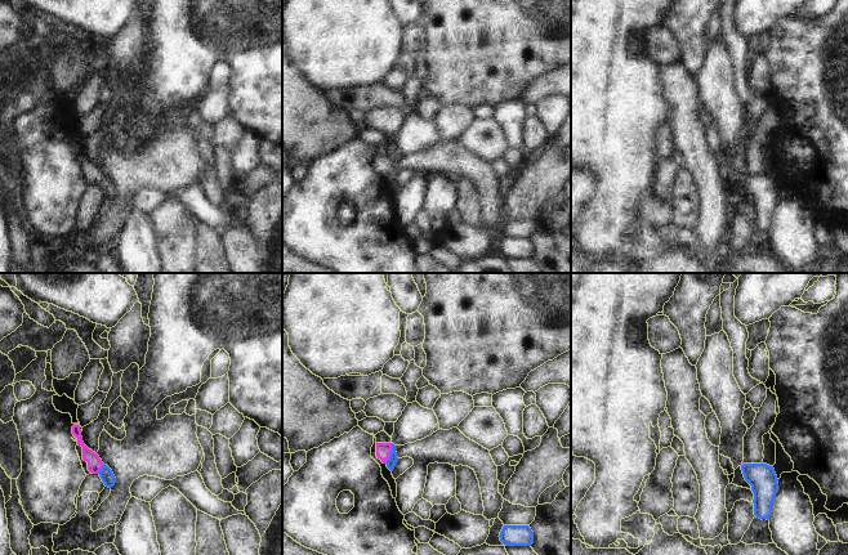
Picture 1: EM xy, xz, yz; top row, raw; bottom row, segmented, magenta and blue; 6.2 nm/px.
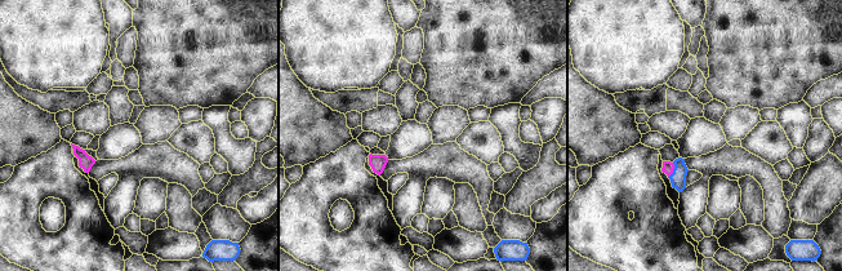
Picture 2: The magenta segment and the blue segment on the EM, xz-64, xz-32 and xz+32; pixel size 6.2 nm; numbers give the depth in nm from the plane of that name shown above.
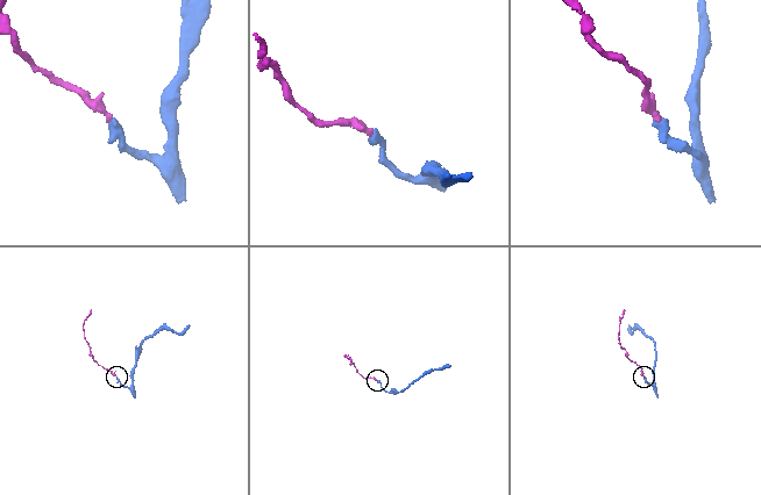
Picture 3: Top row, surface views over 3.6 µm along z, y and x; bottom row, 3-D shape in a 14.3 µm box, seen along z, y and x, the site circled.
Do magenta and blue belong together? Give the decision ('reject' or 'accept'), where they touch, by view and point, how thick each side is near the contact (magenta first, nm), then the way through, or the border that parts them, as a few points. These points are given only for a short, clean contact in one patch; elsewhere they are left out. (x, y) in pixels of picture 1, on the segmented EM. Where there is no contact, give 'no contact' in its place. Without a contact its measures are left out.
accept; contact xz (389, 453); calibres 100 and 60 nm; way xz (383, 450), (389, 453), (393, 459)

